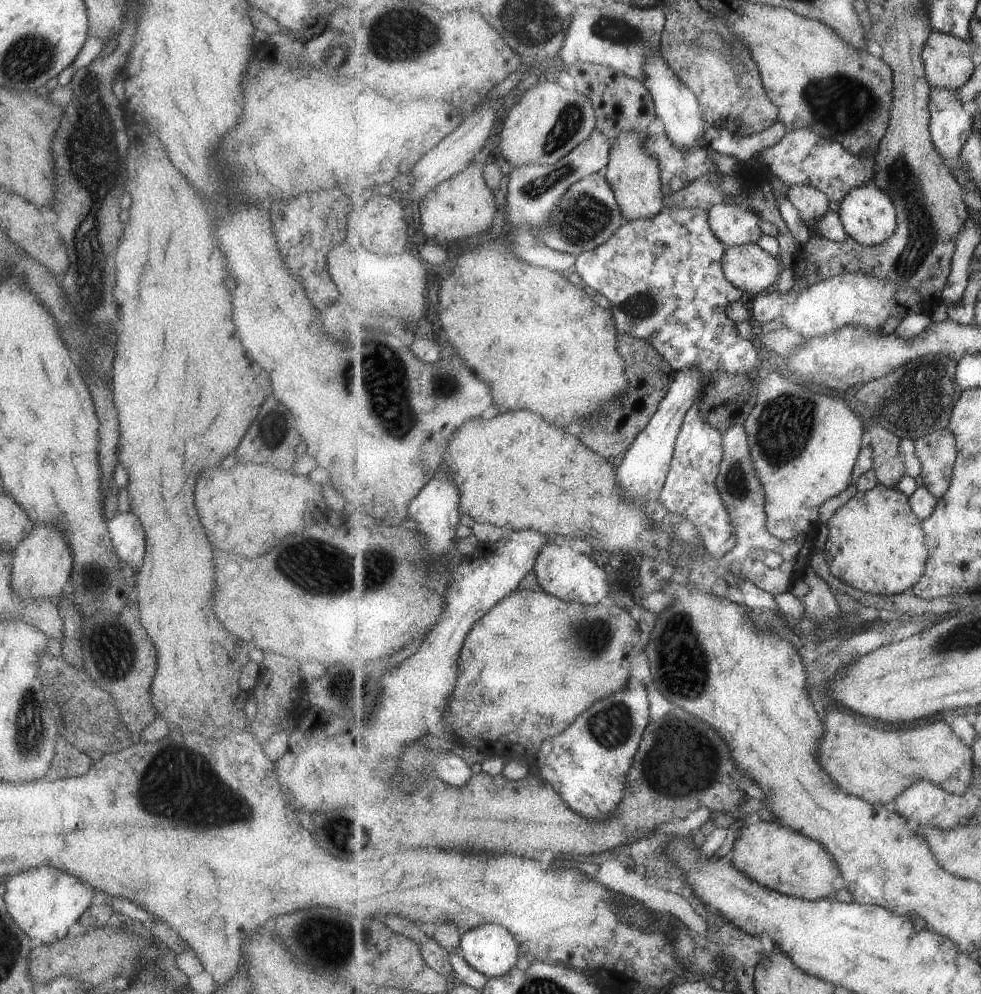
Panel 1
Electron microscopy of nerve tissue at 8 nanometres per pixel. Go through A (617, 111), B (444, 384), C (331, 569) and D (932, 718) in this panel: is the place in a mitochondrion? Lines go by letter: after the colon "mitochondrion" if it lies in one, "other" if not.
A: other
B: mitochondrion
C: mitochondrion
D: other

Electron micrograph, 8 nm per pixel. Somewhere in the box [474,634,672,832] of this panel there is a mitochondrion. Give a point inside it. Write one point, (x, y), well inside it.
(612, 727)

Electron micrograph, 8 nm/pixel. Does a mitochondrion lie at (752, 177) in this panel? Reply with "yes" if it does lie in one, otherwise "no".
no

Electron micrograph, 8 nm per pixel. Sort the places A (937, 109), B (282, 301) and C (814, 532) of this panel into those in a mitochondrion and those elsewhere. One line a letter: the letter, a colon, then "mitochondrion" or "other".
A: other
B: other
C: other

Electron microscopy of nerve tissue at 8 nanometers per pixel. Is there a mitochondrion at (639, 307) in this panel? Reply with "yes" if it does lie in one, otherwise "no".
yes

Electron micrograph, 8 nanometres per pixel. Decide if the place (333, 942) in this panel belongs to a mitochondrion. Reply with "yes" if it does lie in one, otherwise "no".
yes

